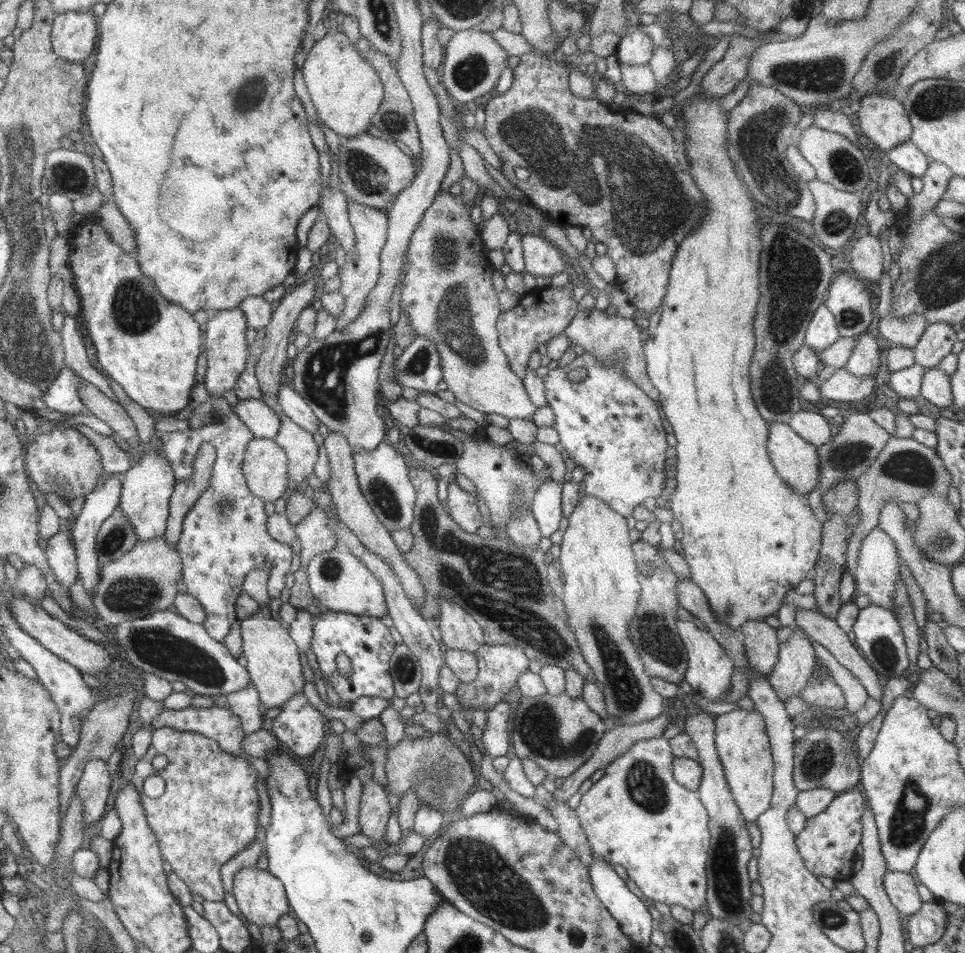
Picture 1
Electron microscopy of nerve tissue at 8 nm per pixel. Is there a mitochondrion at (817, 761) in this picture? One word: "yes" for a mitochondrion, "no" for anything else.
yes

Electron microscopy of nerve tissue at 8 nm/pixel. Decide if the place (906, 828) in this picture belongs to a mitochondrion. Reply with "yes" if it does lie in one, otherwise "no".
yes

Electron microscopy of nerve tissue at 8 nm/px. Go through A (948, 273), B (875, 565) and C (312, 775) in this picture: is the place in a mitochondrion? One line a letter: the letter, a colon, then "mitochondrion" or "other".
A: mitochondrion
B: other
C: other

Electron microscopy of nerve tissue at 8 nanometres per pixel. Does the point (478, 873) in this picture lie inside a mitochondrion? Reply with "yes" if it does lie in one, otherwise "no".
yes

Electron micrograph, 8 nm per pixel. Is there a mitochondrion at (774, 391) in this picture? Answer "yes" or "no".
yes

